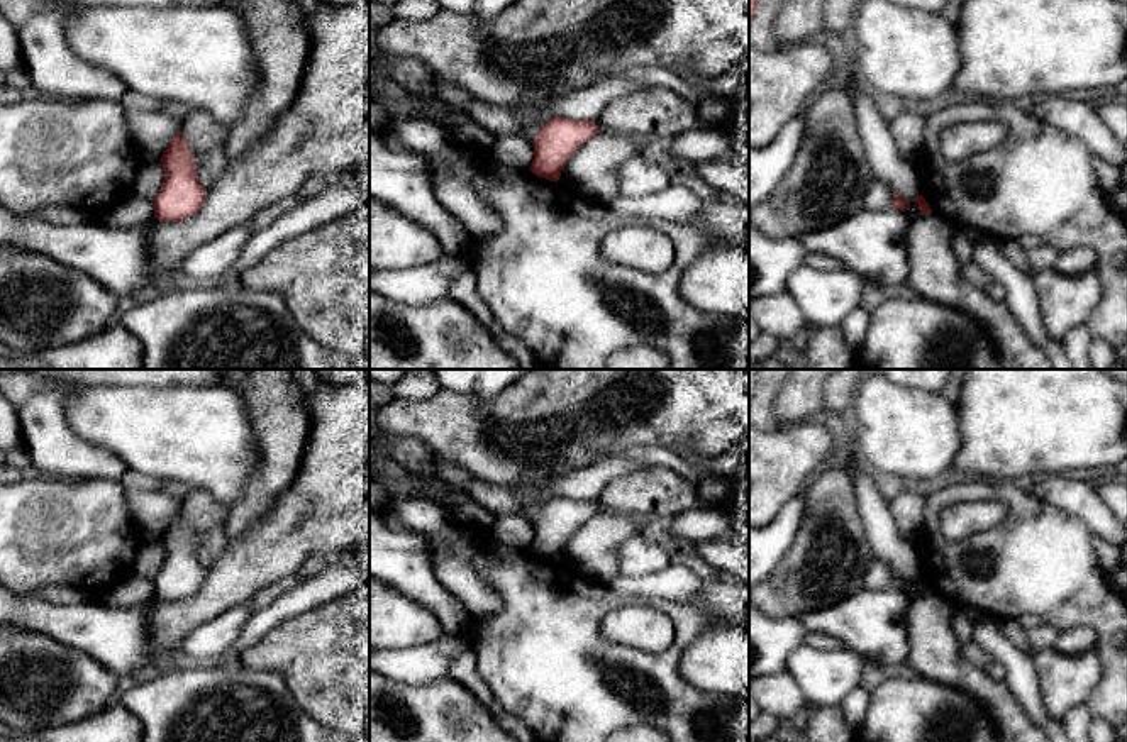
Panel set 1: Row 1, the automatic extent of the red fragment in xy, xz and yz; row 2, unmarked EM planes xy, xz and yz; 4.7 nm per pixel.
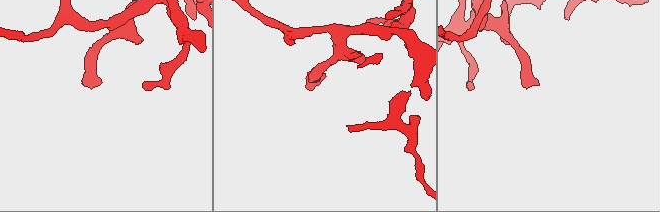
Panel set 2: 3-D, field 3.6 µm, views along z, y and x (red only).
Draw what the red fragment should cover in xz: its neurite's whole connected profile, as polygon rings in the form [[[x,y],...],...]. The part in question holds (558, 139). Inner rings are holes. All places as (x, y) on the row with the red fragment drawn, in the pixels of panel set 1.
[[[554,117],[536,134],[530,171],[549,181],[558,181],[563,164],[590,139],[600,134],[591,120]]]

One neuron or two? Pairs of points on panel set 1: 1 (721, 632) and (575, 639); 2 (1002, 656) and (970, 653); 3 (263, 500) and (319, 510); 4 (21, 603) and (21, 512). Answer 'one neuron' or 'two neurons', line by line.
1: two neurons
2: two neurons
3: two neurons
4: two neurons

